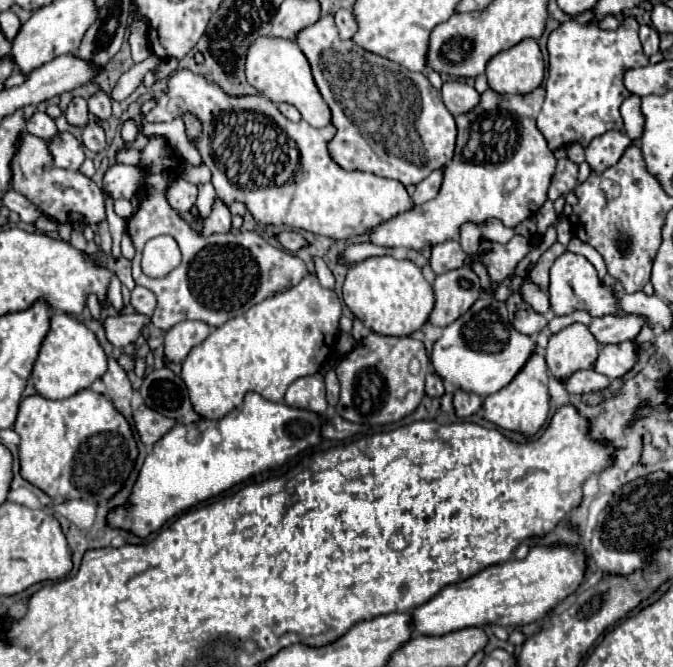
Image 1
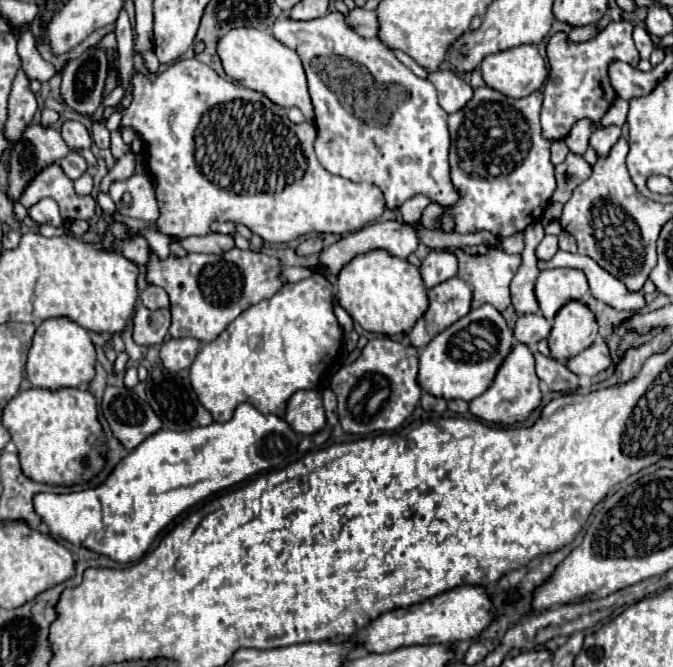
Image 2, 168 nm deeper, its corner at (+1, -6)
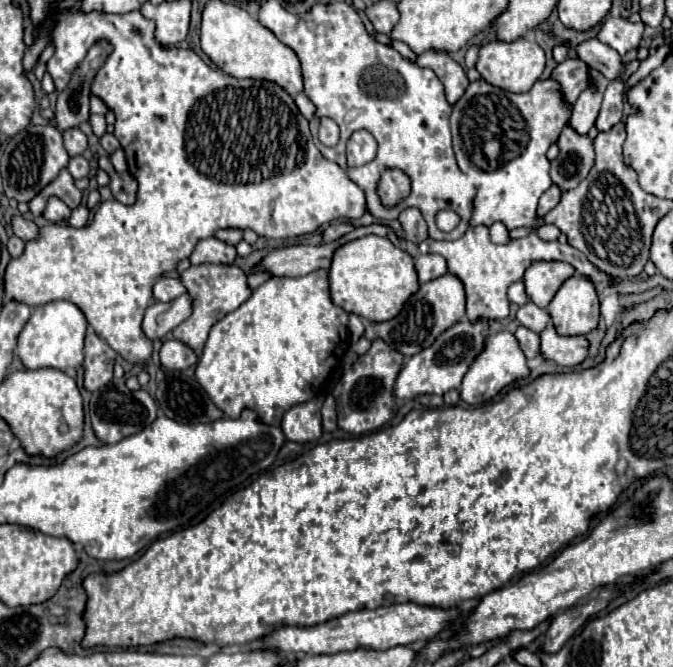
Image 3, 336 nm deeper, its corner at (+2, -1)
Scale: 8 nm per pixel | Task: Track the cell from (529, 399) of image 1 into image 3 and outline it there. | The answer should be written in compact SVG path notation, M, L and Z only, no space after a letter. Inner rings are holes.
M501 331L497 335L489 335L489 343L485 345L485 351L473 361L473 367L465 375L459 393L467 405L481 405L481 403L493 399L503 387L511 385L517 379L527 379L527 377L529 377L529 367L527 367L527 359L525 359L519 343L517 343L517 337L509 331Z

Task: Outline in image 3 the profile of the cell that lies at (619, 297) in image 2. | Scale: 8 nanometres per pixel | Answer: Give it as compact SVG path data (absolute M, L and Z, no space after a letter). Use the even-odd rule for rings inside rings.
M469 227L463 237L455 241L435 241L435 239L425 239L419 245L421 253L439 253L447 259L449 273L457 275L467 291L467 317L477 319L477 317L487 317L487 319L505 319L509 315L509 299L507 299L507 289L511 283L521 281L525 271L529 269L531 263L535 261L565 261L575 267L575 271L593 281L593 283L613 283L615 279L609 277L607 273L599 271L589 263L589 259L577 251L571 245L561 245L559 241L541 241L535 233L523 237L523 239L511 239L505 245L495 245L489 239L487 227Z

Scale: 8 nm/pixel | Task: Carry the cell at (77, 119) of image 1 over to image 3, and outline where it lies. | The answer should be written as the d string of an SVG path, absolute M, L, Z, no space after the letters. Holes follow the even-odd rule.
M79 127L65 129L63 131L63 143L65 143L67 153L71 157L75 157L75 155L81 155L87 149L87 135Z

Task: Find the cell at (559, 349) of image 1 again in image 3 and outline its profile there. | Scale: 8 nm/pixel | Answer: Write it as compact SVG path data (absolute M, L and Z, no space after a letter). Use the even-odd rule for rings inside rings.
M573 275L571 279L567 279L561 285L557 295L549 303L547 311L549 311L553 327L557 329L559 335L587 335L587 333L591 333L599 321L599 299L595 293L595 285L589 279Z

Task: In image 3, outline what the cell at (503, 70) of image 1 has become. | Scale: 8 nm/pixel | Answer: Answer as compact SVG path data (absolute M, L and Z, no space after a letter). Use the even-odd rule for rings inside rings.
M517 39L515 43L503 43L503 41L489 41L479 49L479 61L477 61L477 71L481 77L505 91L513 93L525 93L533 87L533 83L541 77L545 69L545 53L543 49L529 39Z

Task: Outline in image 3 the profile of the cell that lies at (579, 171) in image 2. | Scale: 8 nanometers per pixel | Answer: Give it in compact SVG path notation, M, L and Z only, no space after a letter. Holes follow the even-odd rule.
M565 127L557 145L561 151L559 157L551 161L551 179L561 191L569 191L575 189L593 167L593 141L587 135L577 135L571 127Z

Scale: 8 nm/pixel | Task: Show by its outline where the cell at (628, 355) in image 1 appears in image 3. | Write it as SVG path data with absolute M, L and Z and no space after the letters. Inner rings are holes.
M549 323L549 327L541 331L541 353L545 359L555 361L563 367L575 367L587 359L589 341L583 335L561 337L555 333L555 327Z

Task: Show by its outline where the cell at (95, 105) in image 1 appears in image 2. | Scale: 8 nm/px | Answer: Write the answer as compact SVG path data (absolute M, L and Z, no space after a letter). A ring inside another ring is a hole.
M94 122L92 140L96 142L98 148L110 148L110 132L108 132L108 128L104 124L100 124L100 122Z

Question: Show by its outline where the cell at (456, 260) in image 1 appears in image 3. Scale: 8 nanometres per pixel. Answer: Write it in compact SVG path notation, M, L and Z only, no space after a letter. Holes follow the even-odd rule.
M427 253L427 255L417 255L415 257L415 269L419 275L419 283L427 283L431 279L437 279L447 273L447 263L441 255Z

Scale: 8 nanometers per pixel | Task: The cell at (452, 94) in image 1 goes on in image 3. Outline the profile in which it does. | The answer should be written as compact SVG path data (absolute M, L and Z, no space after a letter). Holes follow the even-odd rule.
M427 51L417 57L417 65L431 69L439 77L439 81L443 83L443 89L445 89L445 97L451 105L457 103L457 99L465 93L465 89L469 85L469 79L467 79L463 67L457 61L453 61L447 53Z

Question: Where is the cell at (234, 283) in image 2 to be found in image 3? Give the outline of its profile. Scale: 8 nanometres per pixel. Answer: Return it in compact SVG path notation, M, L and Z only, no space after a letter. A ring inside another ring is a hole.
M235 263L191 265L187 271L183 271L179 275L179 279L193 301L193 313L173 329L173 335L175 335L175 339L189 345L197 355L201 355L211 327L217 321L221 321L227 313L235 311L243 301L247 301L251 297L253 289L247 285L247 273L243 273L243 269Z

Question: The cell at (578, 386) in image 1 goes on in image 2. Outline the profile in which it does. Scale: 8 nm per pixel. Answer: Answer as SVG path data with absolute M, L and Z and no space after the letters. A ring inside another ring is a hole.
M534 350L532 354L534 354L534 360L536 360L536 374L538 374L540 380L544 380L544 384L550 390L566 392L566 390L578 388L578 376L572 374L560 360L542 356L538 350Z

